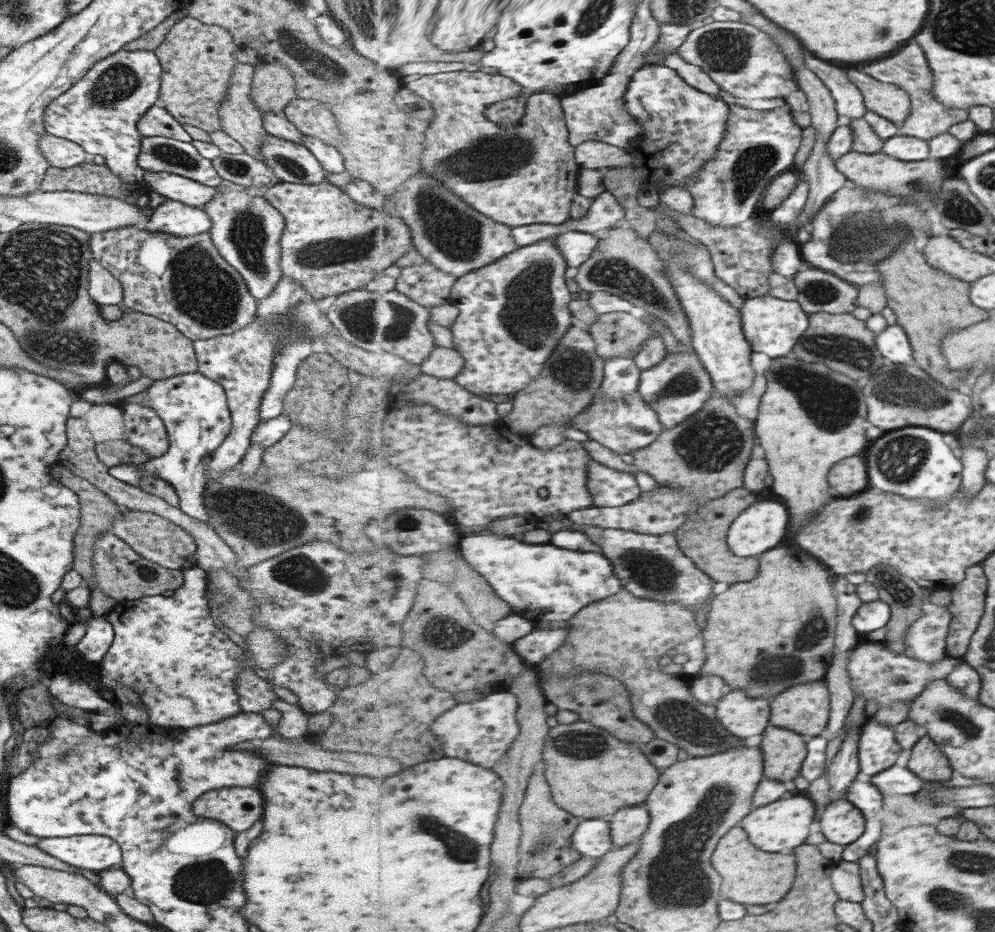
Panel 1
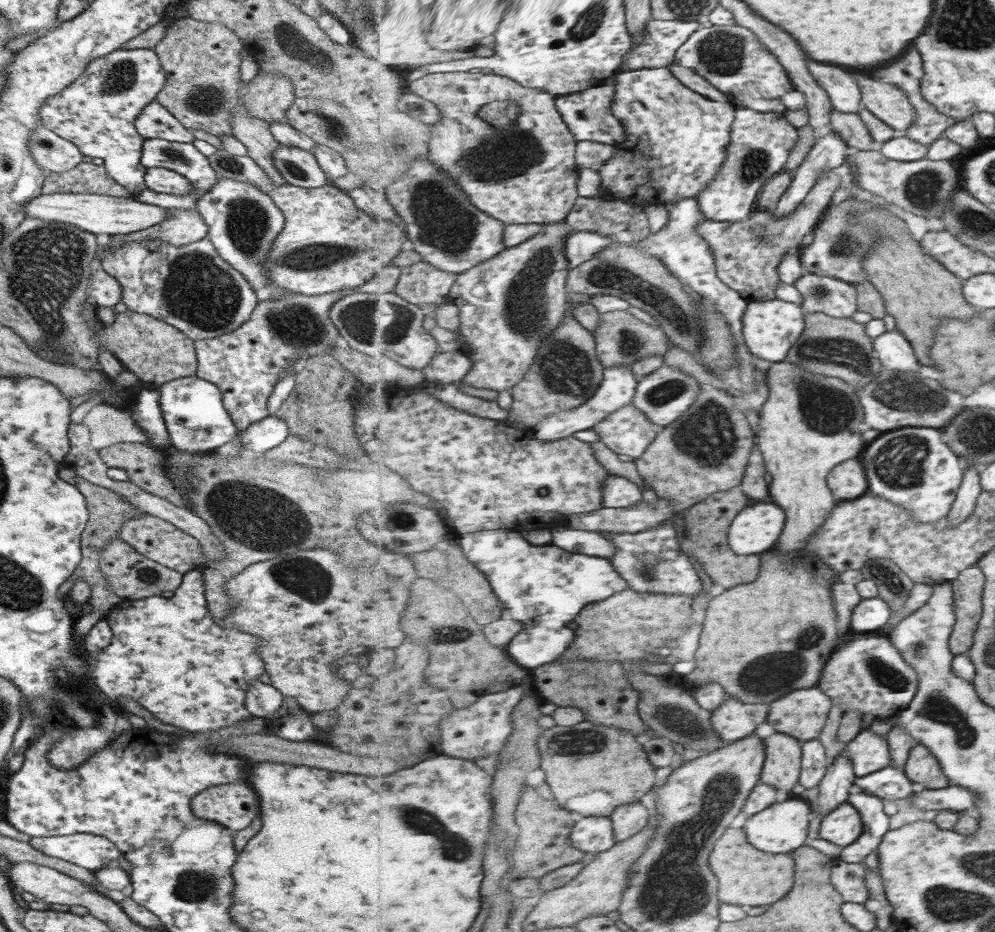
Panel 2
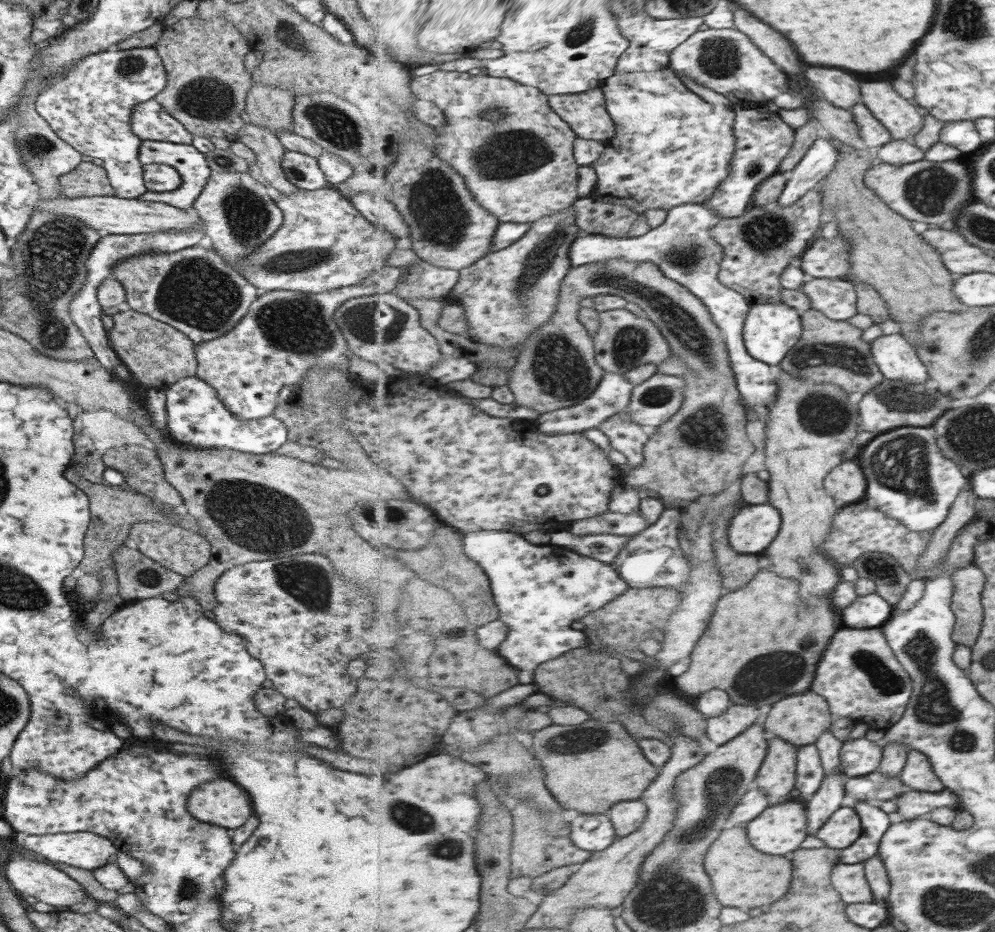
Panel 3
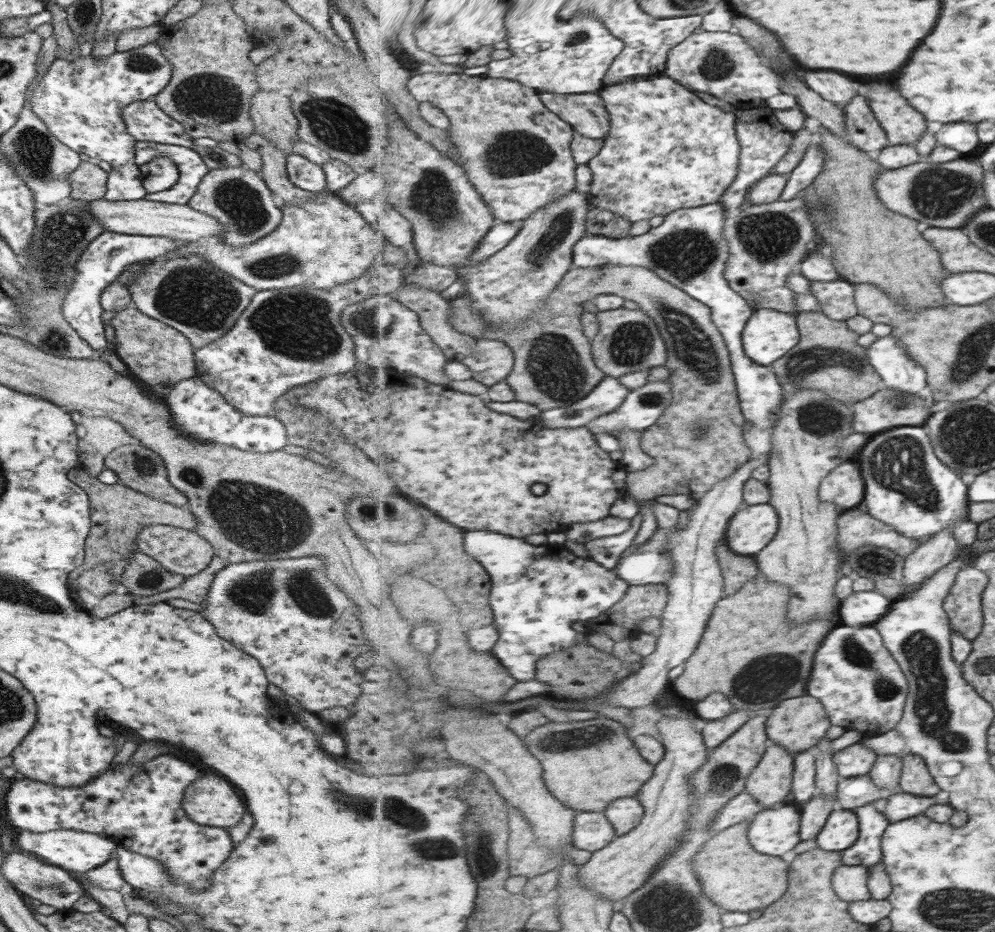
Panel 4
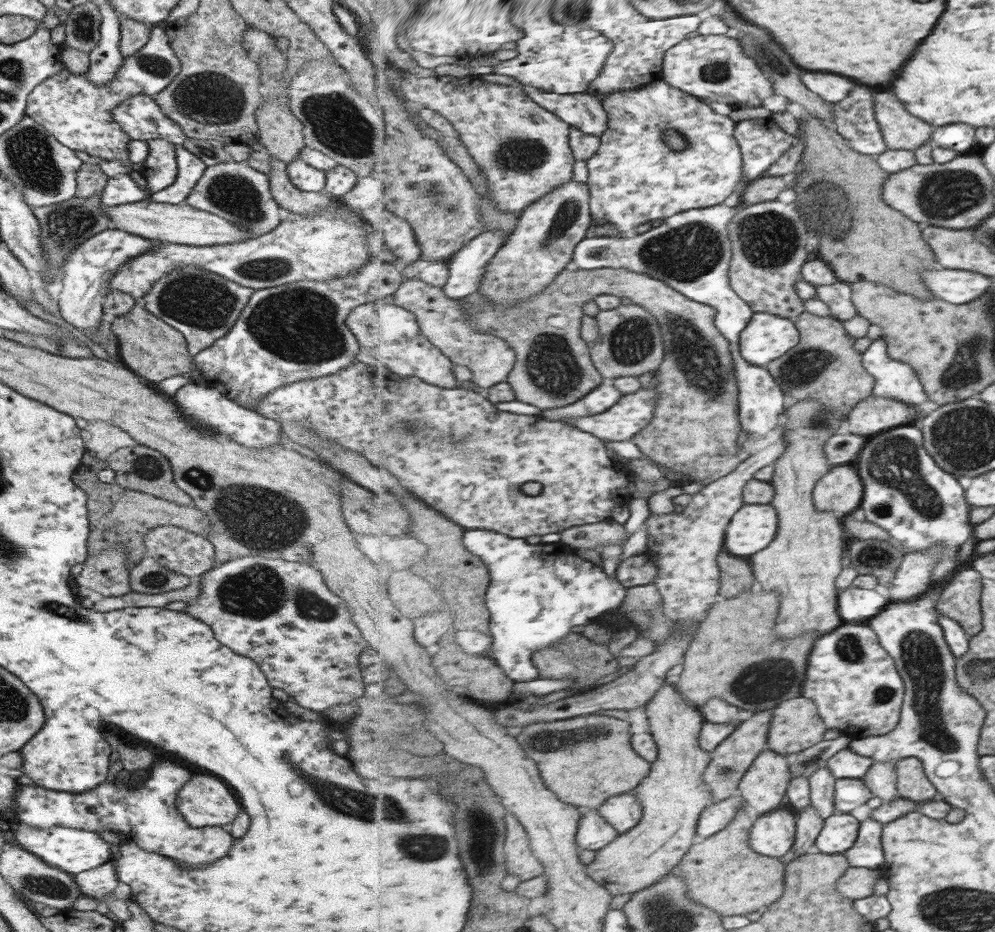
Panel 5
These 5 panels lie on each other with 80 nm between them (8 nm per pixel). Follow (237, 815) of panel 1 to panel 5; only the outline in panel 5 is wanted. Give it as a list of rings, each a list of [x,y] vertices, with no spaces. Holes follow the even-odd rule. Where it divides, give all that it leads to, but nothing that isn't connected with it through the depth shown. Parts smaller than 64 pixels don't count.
[[[193,776],[179,790],[175,808],[193,828],[223,827],[236,817],[241,804],[221,780]]]

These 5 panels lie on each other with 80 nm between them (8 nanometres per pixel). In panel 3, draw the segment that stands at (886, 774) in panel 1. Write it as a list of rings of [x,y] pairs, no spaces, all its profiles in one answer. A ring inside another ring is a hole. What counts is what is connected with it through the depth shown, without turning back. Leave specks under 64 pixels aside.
[[[879,772],[870,775],[850,778],[846,781],[845,807],[856,809],[857,801],[873,801],[878,803],[883,800],[898,798],[909,790],[909,786],[896,776],[889,776]]]

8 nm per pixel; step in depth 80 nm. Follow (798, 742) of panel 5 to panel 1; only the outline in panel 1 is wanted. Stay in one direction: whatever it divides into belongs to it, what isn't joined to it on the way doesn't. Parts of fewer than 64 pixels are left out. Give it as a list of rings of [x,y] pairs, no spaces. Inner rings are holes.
[[[825,680],[810,681],[807,684],[797,684],[795,688],[789,688],[787,692],[779,694],[775,700],[771,700],[771,706],[772,726],[793,729],[801,733],[801,736],[810,739],[824,734],[830,724],[832,694]]]

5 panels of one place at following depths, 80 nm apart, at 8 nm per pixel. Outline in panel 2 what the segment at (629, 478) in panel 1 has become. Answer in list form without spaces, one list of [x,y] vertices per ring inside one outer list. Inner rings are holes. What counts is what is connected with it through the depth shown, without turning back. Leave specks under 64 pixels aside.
[[[610,474],[606,476],[607,488],[602,488],[605,494],[603,504],[607,508],[627,508],[635,506],[636,503],[643,500],[644,491],[631,482],[629,478]]]

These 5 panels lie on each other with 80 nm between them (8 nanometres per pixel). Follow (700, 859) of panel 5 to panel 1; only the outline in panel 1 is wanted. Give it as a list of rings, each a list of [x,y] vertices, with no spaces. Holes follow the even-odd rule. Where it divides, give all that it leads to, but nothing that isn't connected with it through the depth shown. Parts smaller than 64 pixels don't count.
[[[732,828],[731,832],[719,842],[712,863],[723,878],[723,894],[741,904],[771,904],[783,900],[796,884],[798,860],[793,852],[787,854],[767,854],[767,858],[755,858],[757,848],[749,842],[743,828]]]

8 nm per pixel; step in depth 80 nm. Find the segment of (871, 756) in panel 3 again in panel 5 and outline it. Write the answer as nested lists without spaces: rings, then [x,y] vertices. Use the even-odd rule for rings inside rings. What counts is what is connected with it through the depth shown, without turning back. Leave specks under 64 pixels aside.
[[[848,748],[835,753],[828,760],[828,767],[838,779],[863,779],[874,761],[870,756],[861,756]]]

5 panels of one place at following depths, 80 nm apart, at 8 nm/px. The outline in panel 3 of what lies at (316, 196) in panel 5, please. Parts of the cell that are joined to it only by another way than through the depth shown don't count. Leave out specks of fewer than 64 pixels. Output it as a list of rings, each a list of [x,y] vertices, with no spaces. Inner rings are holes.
[[[248,122],[243,125],[238,136],[238,141],[255,155],[254,165],[259,168],[260,175],[272,188],[283,196],[297,192],[298,189],[288,182],[281,169],[281,158],[285,149],[276,136],[273,136],[267,128]]]

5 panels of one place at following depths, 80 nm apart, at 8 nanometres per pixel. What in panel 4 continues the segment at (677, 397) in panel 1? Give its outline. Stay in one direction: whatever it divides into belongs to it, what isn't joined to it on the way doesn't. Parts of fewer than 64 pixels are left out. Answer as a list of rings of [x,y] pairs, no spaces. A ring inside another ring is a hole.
[[[669,378],[665,381],[648,382],[645,386],[633,389],[625,402],[611,414],[605,414],[590,422],[594,432],[606,432],[617,436],[619,431],[643,431],[657,423],[673,402]]]

